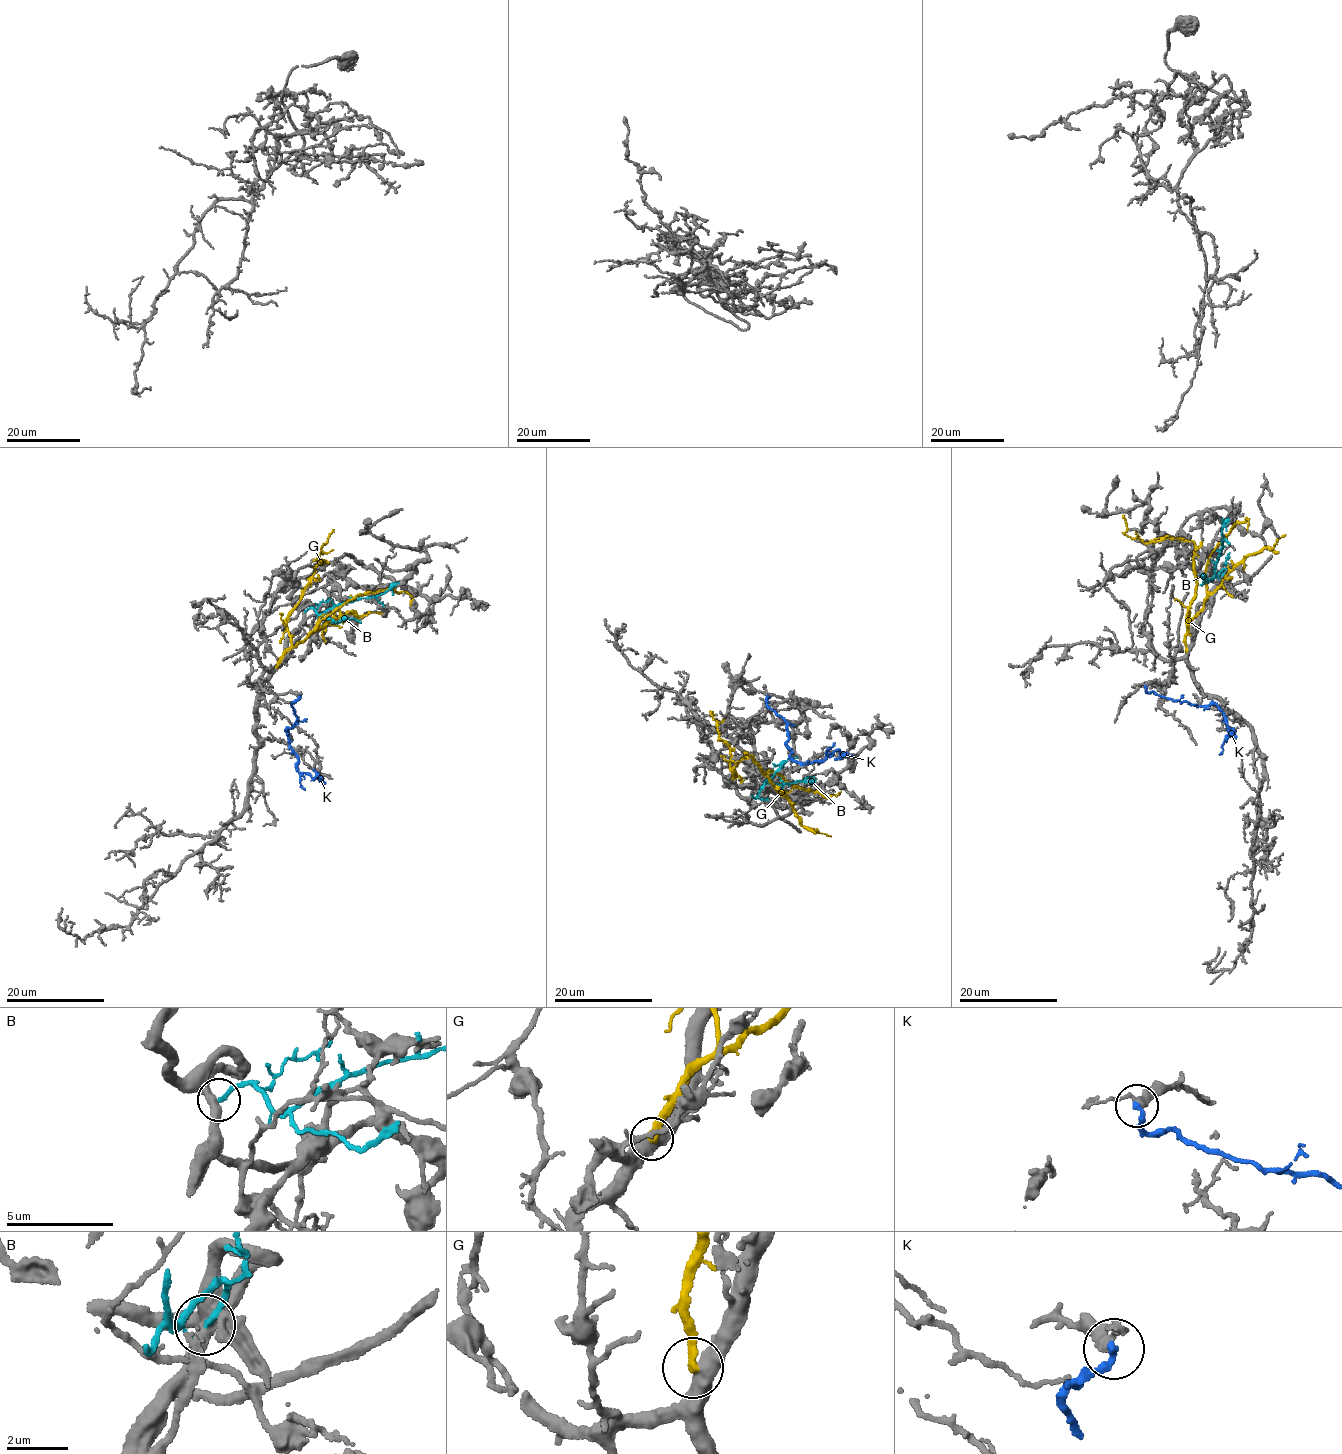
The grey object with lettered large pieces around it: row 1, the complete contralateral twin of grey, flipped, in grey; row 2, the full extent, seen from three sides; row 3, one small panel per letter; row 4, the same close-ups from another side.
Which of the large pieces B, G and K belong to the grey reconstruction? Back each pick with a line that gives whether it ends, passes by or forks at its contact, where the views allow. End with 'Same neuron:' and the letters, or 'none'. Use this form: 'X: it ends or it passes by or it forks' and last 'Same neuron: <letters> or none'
Same neuron: none

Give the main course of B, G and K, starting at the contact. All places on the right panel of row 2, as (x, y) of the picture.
B: (1221, 576), (1223, 569), (1216, 574), (1215, 566), (1223, 535), (1222, 517)
G: (1186, 650), (1188, 607), (1197, 585), (1194, 543), (1167, 536), (1146, 542), (1130, 537), (1125, 535), (1123, 515)
K: (1144, 686), (1146, 691), (1172, 700), (1199, 706), (1215, 704), (1228, 726), (1226, 739), (1230, 733), (1236, 737)

